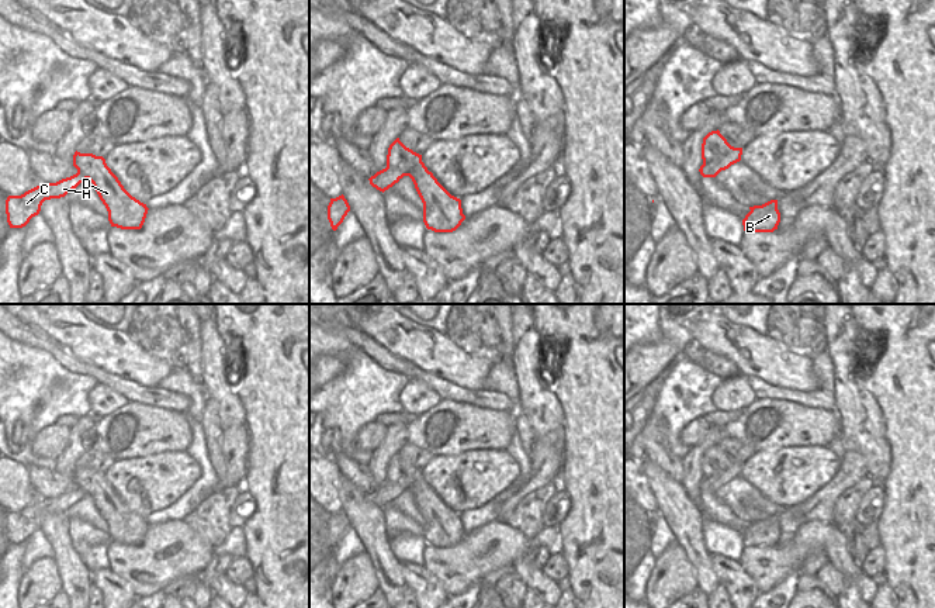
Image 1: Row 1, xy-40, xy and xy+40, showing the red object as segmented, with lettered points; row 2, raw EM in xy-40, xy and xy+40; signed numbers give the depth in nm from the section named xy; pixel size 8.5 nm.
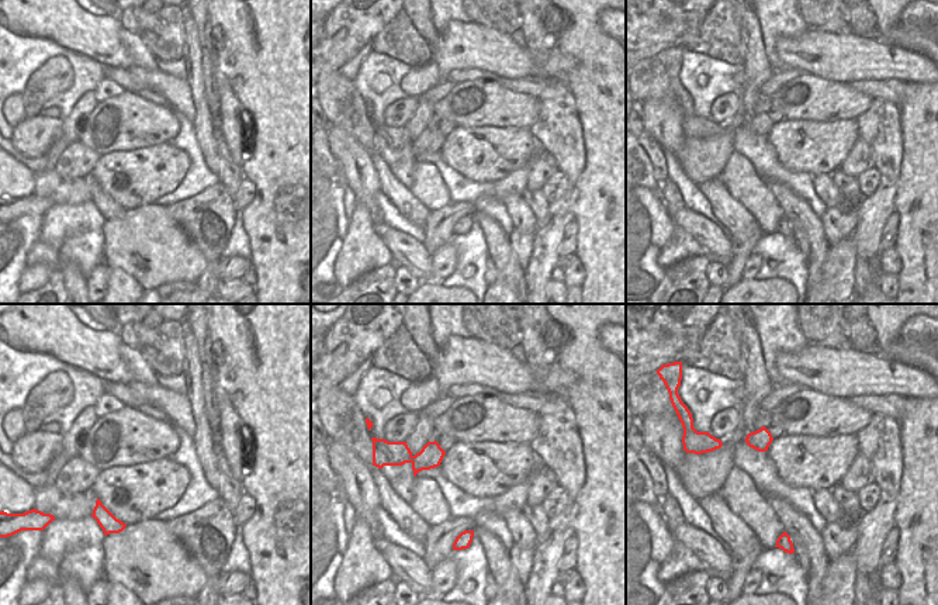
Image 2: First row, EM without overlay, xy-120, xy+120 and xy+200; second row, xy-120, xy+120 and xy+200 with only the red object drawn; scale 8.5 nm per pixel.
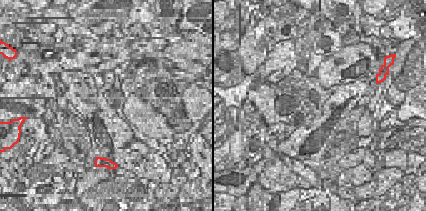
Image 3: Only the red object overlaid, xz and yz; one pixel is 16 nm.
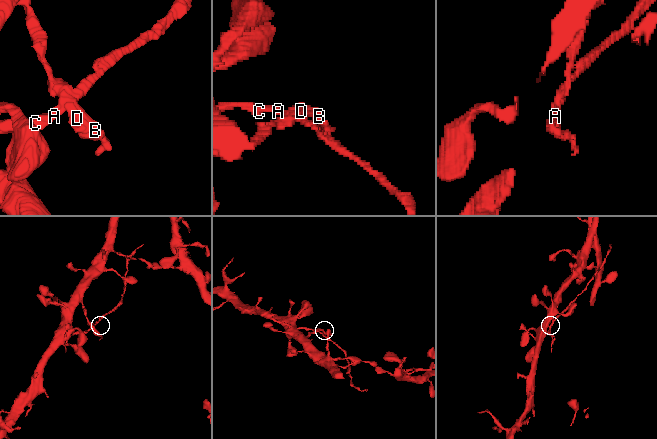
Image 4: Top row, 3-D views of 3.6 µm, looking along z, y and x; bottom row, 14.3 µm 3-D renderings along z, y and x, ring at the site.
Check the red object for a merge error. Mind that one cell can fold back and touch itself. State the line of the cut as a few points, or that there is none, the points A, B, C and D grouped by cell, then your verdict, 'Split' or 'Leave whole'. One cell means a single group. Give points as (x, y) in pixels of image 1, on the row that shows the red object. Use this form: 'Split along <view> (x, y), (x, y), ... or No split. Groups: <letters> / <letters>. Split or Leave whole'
Split along xy (398, 156), (421, 159). Groups: A C / B D. Split.

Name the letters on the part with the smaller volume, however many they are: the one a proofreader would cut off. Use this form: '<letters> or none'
A, C

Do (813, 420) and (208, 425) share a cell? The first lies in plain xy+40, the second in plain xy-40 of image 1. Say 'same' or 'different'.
different

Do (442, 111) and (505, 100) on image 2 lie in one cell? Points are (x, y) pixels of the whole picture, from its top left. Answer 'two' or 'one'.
one

